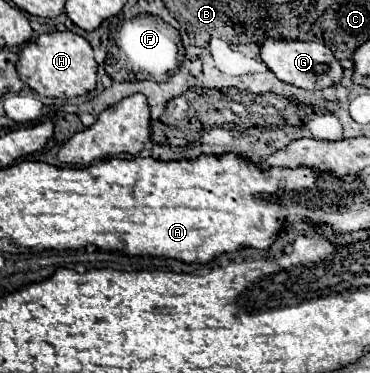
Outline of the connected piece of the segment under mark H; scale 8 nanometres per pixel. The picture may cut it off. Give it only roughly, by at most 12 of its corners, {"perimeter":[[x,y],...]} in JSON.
{"perimeter":[[70,30],[28,42],[16,66],[46,98],[96,88],[92,46]]}

